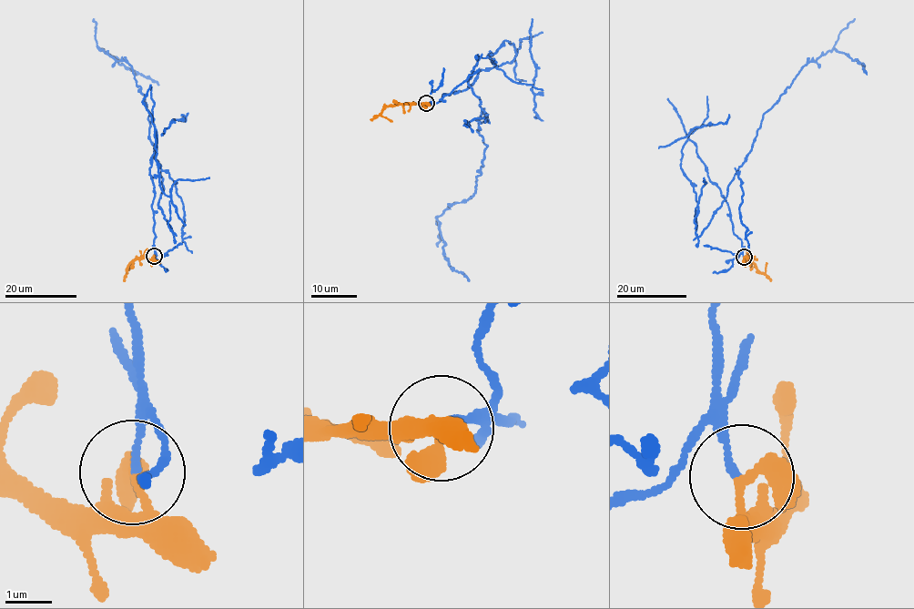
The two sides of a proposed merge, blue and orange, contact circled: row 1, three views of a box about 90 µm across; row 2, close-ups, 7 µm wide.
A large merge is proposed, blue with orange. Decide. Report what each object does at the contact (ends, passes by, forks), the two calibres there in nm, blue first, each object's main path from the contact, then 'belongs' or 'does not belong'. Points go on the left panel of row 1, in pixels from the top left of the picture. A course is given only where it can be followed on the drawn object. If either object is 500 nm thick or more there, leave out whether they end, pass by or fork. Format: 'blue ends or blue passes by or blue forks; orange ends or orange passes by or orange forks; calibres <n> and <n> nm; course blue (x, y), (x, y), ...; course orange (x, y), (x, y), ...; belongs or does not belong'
blue ends; orange passes by; calibres 130 and 260 nm; course blue (154, 256), (156, 129), (173, 233), (157, 203), (161, 168), (140, 87), (129, 65), (98, 47), (158, 85); course orange (154, 256), (153, 258), (134, 258), (126, 272), (133, 262); does not belong

